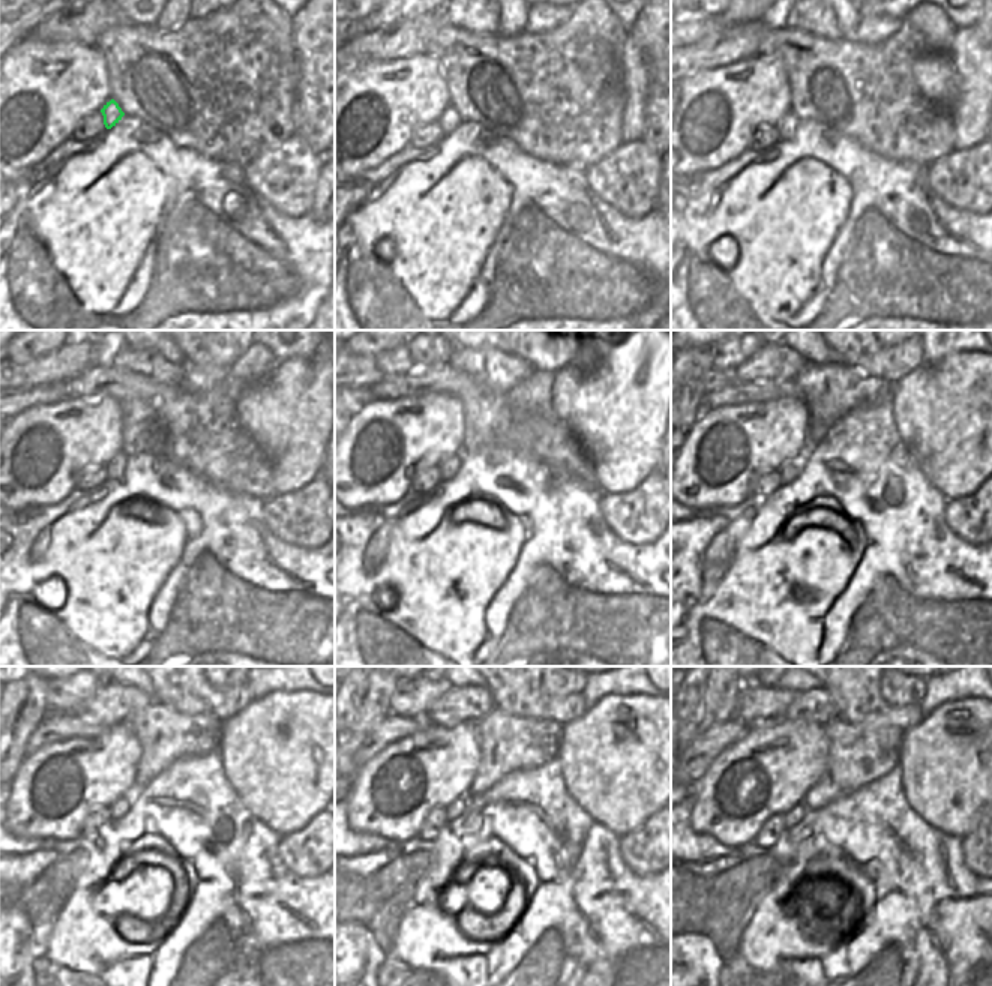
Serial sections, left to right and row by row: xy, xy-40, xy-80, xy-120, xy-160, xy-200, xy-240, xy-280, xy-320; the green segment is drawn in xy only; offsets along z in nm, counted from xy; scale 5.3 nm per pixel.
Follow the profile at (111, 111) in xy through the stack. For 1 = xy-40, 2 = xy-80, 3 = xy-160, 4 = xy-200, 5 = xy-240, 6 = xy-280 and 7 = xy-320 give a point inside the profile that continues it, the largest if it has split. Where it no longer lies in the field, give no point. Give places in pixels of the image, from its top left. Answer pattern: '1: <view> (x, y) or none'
1: xy-40 (449, 120)
2: xy-80 (787, 126)
3: xy-160 (449, 467)
4: xy-200 (791, 470)
5: xy-240 (120, 806)
6: xy-280 (459, 805)
7: xy-320 (799, 811)

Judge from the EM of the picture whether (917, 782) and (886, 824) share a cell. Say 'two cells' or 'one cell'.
two cells

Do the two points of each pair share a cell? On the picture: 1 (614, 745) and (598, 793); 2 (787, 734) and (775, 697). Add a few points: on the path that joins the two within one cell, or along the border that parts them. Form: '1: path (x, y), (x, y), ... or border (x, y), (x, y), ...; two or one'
1: path (614, 757), (614, 776), (610, 781); one
2: border (784, 716), (749, 724); two

